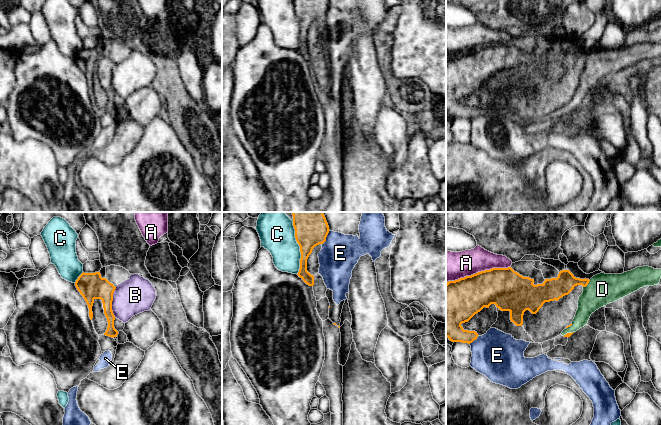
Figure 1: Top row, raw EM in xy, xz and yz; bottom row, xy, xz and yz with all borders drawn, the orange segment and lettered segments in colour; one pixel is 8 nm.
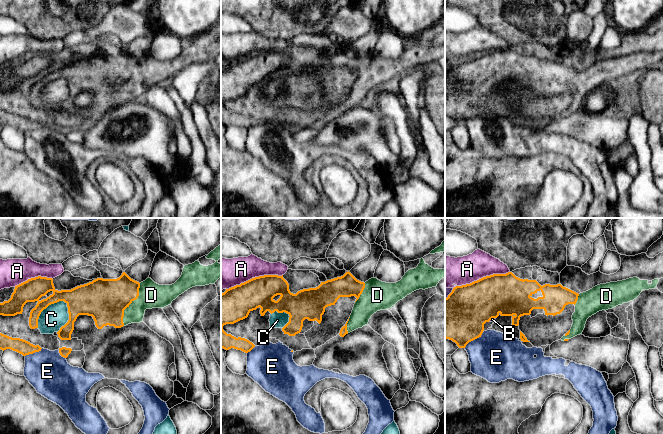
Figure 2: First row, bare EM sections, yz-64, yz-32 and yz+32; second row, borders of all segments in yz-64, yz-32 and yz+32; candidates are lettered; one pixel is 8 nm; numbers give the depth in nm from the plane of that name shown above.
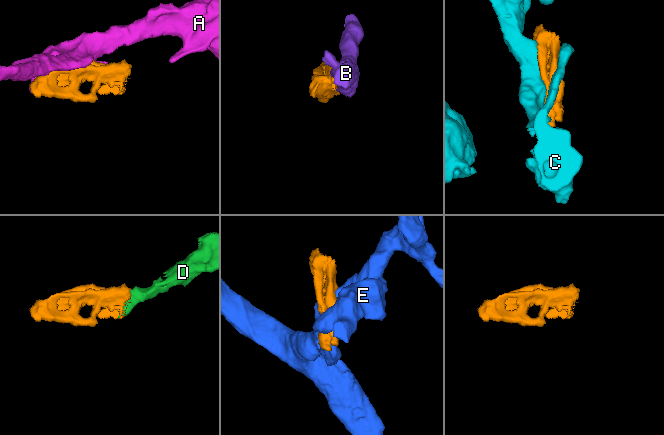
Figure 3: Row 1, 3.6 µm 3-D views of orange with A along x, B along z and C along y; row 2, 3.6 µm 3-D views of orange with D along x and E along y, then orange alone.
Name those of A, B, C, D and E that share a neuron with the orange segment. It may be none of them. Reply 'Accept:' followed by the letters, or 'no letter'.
Accept: D

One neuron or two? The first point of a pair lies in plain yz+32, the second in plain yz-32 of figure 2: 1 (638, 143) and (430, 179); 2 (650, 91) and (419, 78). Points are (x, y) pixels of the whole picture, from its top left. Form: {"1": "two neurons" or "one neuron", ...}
{"1": "two neurons", "2": "two neurons"}

